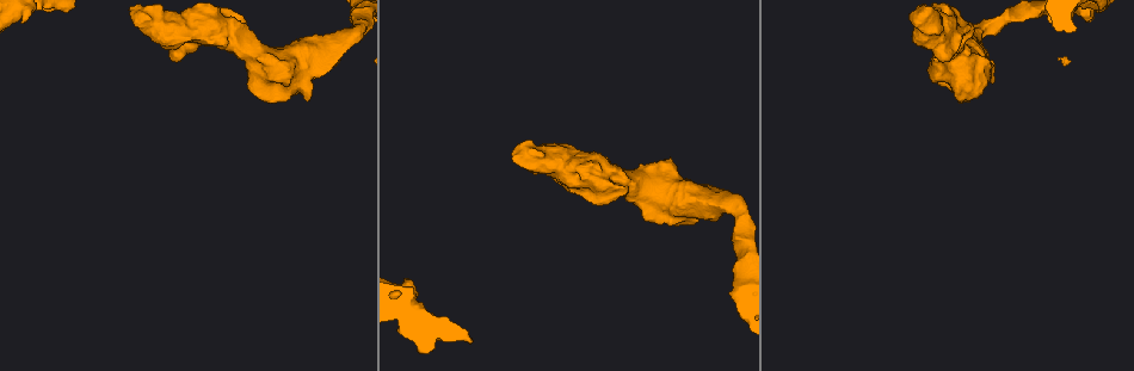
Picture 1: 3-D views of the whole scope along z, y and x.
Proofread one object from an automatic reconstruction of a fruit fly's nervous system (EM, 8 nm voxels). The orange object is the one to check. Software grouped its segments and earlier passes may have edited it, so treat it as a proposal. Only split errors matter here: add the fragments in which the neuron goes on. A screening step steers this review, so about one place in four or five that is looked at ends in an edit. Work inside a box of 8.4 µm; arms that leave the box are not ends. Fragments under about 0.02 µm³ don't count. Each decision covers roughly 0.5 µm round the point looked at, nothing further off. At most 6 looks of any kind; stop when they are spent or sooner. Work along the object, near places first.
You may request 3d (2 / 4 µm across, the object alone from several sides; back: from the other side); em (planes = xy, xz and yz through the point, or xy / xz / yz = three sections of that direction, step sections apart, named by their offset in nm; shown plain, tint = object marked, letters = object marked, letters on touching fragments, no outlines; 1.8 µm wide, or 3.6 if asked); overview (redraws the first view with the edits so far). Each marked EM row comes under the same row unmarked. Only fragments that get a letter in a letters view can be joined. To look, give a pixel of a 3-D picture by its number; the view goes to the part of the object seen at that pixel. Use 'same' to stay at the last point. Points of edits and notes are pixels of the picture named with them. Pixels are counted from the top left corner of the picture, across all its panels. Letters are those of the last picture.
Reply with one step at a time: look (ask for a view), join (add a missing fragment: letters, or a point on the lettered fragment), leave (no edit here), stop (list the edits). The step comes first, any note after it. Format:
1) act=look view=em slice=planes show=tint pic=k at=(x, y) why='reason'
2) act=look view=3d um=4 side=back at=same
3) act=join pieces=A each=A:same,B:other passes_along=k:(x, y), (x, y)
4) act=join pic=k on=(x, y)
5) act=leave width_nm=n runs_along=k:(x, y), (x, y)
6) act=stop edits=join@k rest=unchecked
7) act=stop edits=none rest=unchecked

act=look view=em slice=xy step=16 show=letters pic=1 at=(408, 281) why='free end'

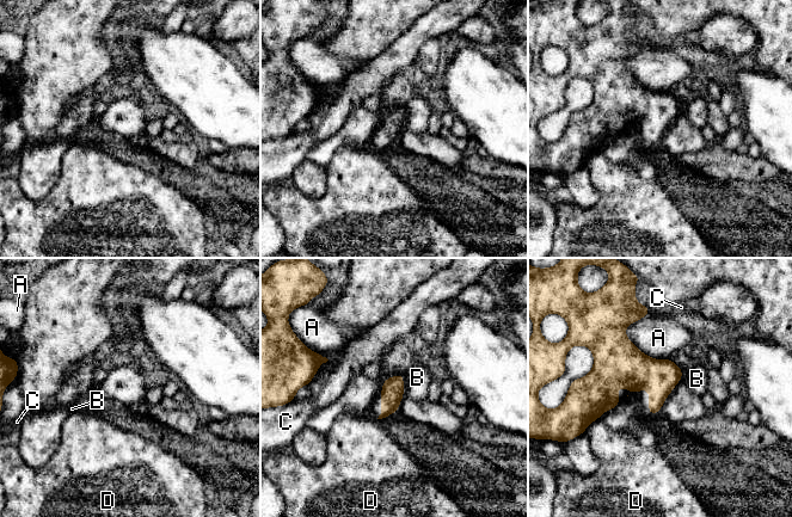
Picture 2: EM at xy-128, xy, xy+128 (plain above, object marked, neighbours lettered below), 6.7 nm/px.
act=look view=em slice=planes show=letters at=same

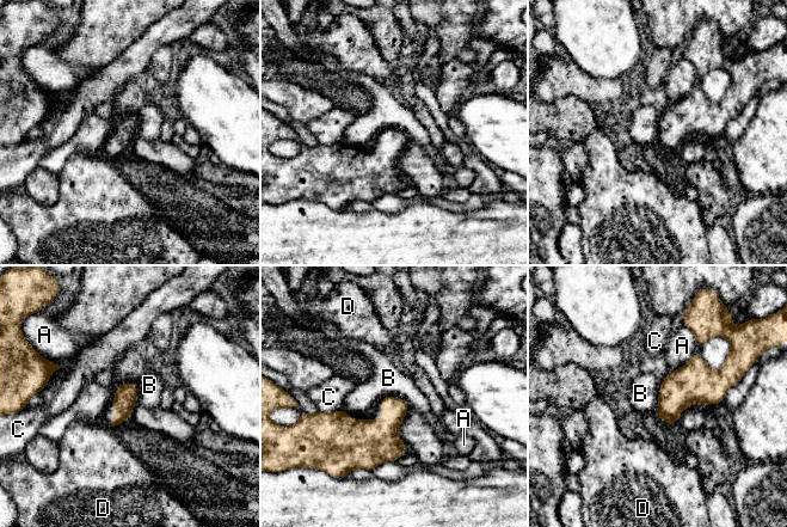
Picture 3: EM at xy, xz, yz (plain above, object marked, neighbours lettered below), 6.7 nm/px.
act=leave each=A:other,B:other,C:other,D:other border=3:(380, 399), (398, 396), (410, 405) found='none of them fits'

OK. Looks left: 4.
act=look view=3d um=4 pic=1 at=(942, 39) why='calibre changes'

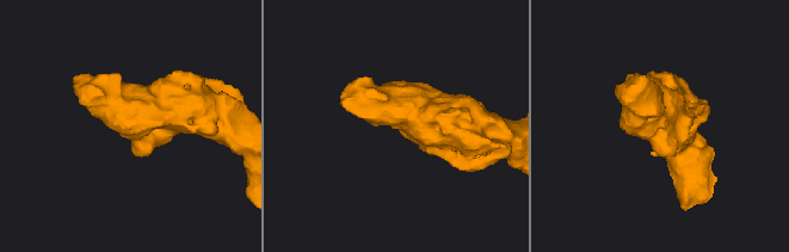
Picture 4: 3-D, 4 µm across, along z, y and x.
act=look view=em slice=planes show=letters pic=4 at=(662, 125) arm_widths_nm=380,550 why='need the tissue'

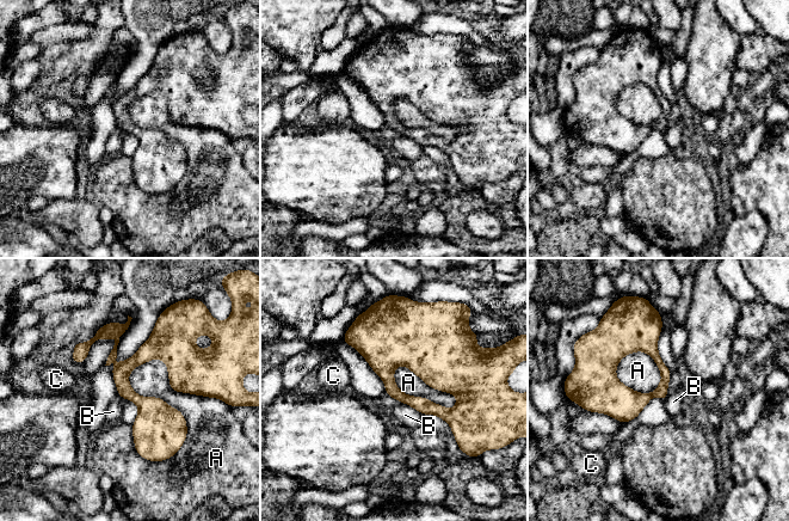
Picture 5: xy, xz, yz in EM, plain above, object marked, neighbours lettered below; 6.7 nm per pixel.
act=leave longest_contact=A:700nm each=A:other,B:other,C:other runs_along=5:(388, 320), (461, 393), (455, 429) found='none of them fits'

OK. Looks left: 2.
act=look view=em um=3.6 slice=yz step=4 show=letters pic=1 at=(967, 102) why='an open end'

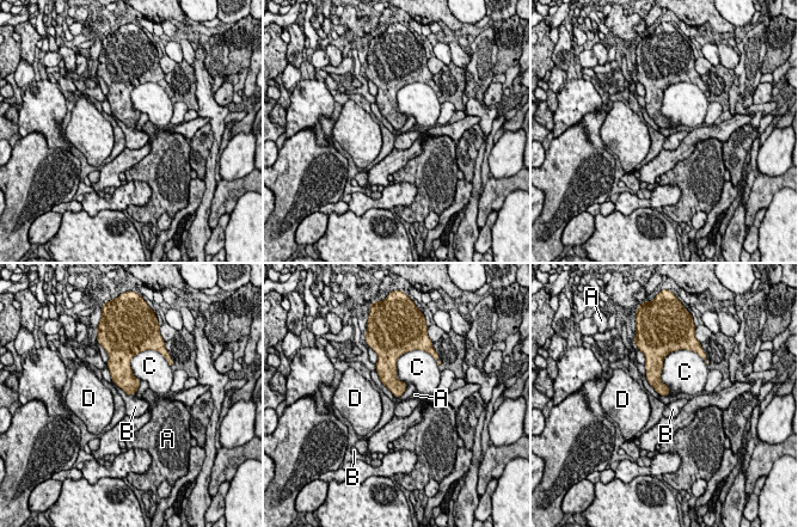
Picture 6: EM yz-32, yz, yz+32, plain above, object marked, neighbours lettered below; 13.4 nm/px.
act=leave each=A:other,B:other,C:other,D:other border=6:(136, 390), (128, 396) found='no lettered fragment goes on from it'

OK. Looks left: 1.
act=stop edits=none rest=unchecked

